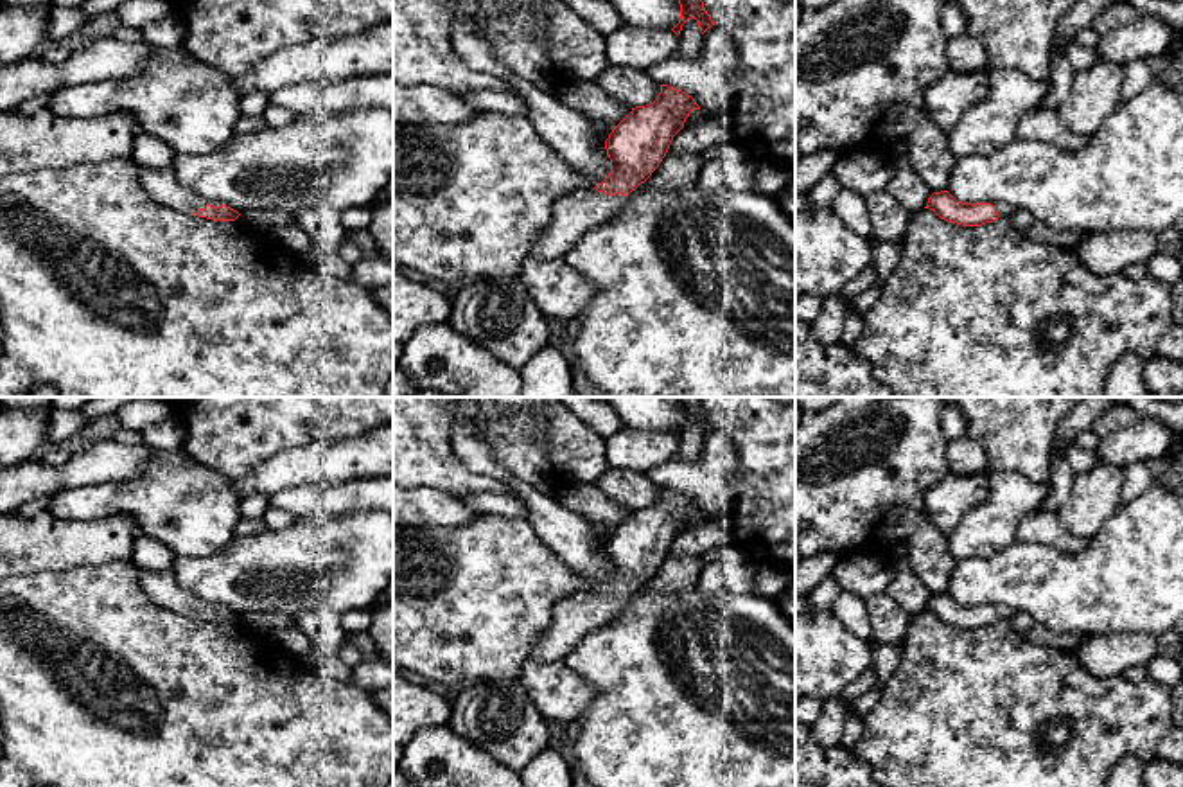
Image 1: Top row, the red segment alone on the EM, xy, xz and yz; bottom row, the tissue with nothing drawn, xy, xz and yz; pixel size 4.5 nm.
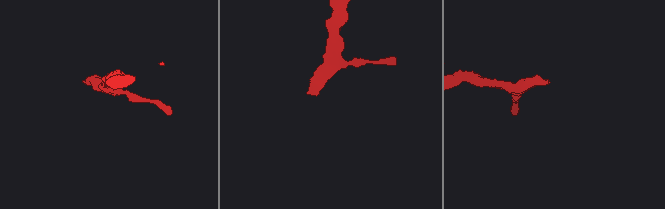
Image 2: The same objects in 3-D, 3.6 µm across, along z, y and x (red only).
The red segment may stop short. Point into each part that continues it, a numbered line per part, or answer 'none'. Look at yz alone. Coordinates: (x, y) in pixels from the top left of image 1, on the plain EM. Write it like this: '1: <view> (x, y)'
1: yz (1004, 613)

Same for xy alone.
1: xy (162, 588)

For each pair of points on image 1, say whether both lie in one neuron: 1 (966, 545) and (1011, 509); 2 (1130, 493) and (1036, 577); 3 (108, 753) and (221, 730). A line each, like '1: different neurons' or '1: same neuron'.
1: same neuron
2: different neurons
3: same neuron

